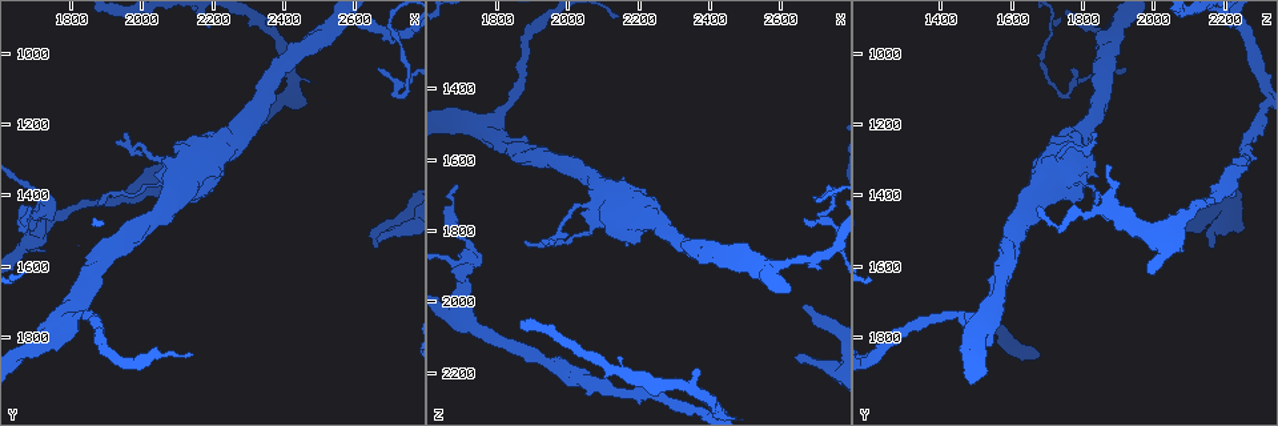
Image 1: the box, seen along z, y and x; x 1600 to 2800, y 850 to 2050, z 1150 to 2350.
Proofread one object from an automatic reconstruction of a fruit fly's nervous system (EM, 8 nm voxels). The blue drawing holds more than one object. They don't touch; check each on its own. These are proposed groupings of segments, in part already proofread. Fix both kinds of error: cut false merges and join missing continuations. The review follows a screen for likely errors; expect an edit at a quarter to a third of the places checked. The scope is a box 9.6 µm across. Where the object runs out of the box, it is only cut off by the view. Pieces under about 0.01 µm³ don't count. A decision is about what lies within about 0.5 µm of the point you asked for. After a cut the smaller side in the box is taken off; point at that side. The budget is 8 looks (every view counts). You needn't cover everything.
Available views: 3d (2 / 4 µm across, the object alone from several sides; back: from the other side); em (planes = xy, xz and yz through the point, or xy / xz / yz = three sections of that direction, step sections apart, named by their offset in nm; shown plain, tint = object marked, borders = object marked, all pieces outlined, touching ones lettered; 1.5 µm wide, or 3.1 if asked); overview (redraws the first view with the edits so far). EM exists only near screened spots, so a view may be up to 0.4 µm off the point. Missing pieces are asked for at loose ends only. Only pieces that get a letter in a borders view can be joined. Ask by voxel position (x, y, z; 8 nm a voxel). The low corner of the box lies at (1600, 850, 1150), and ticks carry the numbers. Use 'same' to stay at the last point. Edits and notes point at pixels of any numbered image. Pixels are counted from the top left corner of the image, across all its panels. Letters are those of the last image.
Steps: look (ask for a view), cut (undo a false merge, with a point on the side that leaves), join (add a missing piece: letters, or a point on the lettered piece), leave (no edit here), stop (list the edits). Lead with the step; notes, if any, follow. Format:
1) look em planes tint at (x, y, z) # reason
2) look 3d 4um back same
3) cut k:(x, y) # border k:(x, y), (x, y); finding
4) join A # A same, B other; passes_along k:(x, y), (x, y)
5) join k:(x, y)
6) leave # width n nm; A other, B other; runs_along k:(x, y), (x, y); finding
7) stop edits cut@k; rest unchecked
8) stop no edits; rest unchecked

look em planes borders at (1950, 1400, 2170) # thick turns thin

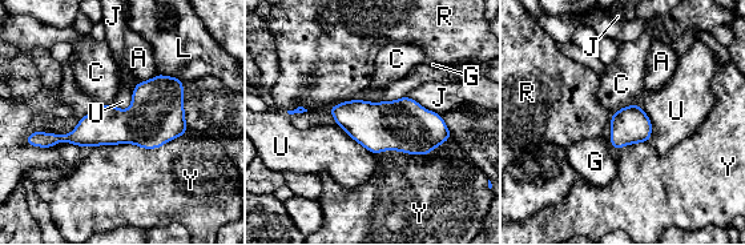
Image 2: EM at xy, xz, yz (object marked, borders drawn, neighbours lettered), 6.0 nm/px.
leave # A other, C other, G other, J other, L other, R other, U other, Y other; runs_along 2:(180, 84), (137, 125), (40, 137); continuous, no second neuron

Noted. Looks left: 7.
look em 3.1um planes borders at (2660, 1520, 2020) # an open end

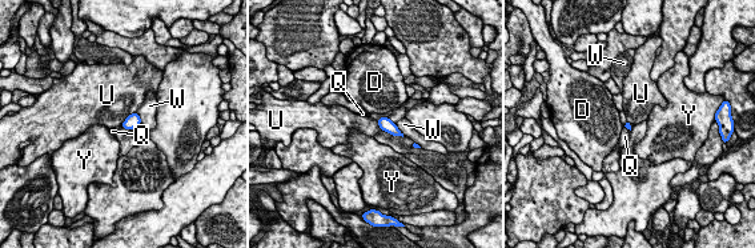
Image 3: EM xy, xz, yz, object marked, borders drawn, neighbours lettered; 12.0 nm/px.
leave # D other, Q other, U other, W other, Y other; none of them fits

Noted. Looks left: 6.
look 3d 2um back at (2740, 1110, 1740)

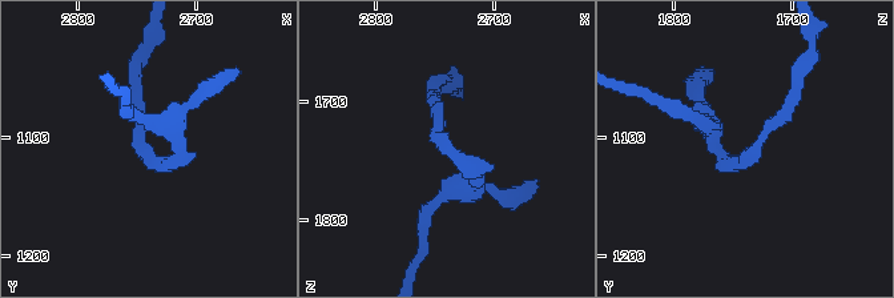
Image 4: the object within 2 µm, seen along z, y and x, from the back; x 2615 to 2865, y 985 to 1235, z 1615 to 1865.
look em planes tint at (2738, 1116, 1742) # need the tissue

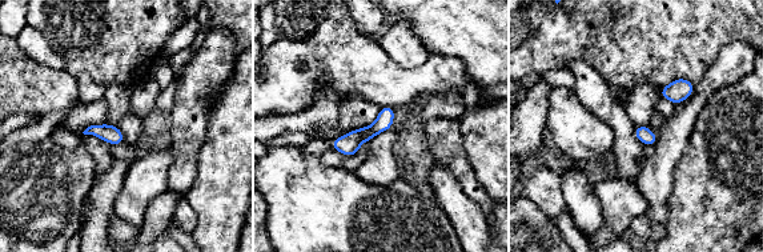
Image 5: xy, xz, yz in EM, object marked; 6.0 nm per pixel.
look em planes borders same # what lies round it

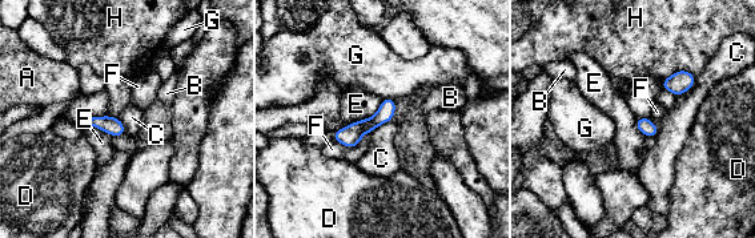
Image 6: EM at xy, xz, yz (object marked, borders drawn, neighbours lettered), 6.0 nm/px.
leave # width 100 nm; A other, B other, C other, D other, E other, F other, G other, H other; runs_along 6:(392, 101), (369, 125), (336, 137); one neuron here

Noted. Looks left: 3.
stop no edits; rest unchecked

